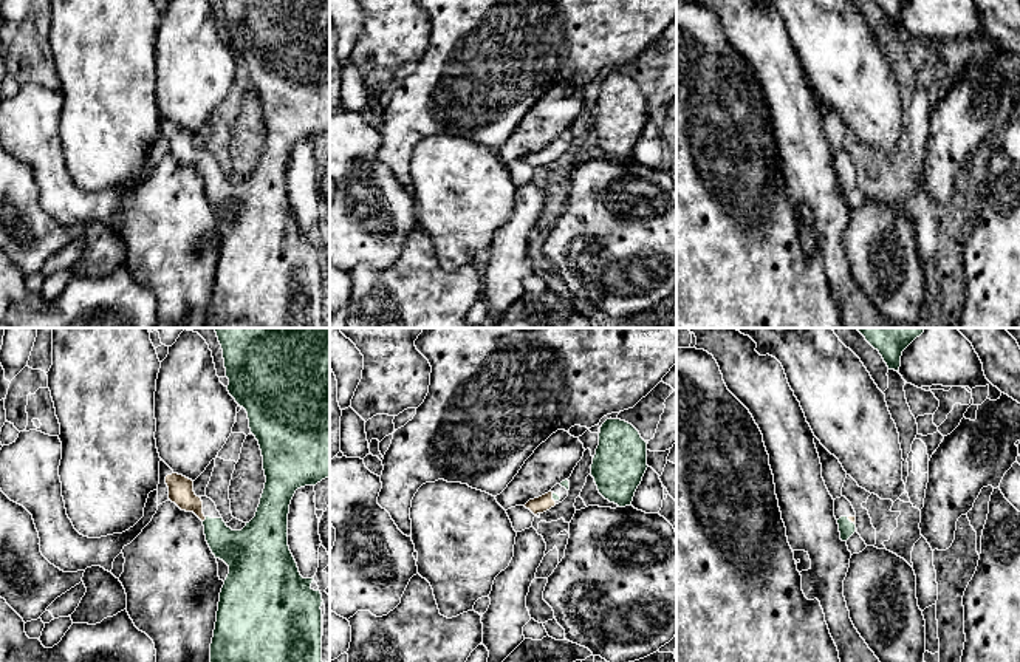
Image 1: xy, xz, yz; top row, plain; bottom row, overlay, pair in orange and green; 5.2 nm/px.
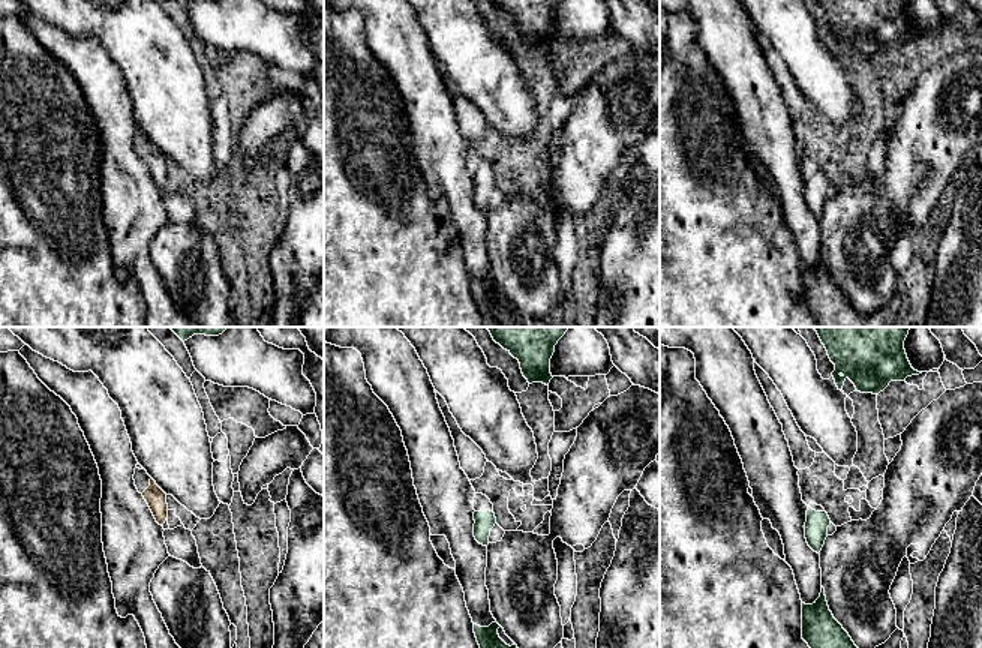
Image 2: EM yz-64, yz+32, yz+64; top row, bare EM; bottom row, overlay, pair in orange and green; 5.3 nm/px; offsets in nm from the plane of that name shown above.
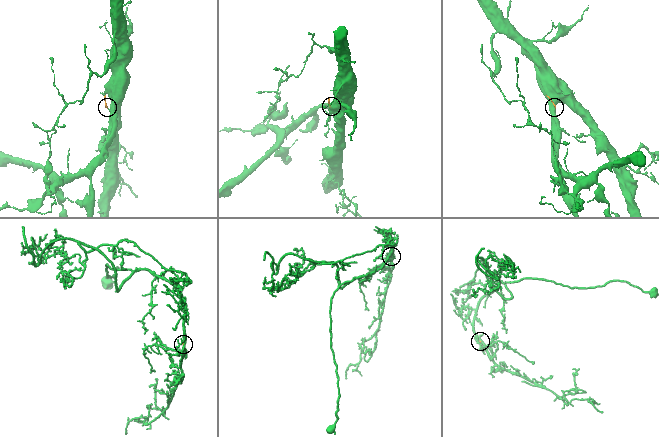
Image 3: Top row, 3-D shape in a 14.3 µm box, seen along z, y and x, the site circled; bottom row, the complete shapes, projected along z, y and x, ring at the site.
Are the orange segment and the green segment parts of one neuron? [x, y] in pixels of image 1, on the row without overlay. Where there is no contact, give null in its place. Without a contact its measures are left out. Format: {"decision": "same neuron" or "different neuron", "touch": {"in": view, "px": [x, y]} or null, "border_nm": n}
{"decision": "same neuron", "touch": {"in": "xy", "px": [205, 172]}, "border_nm": 40}

